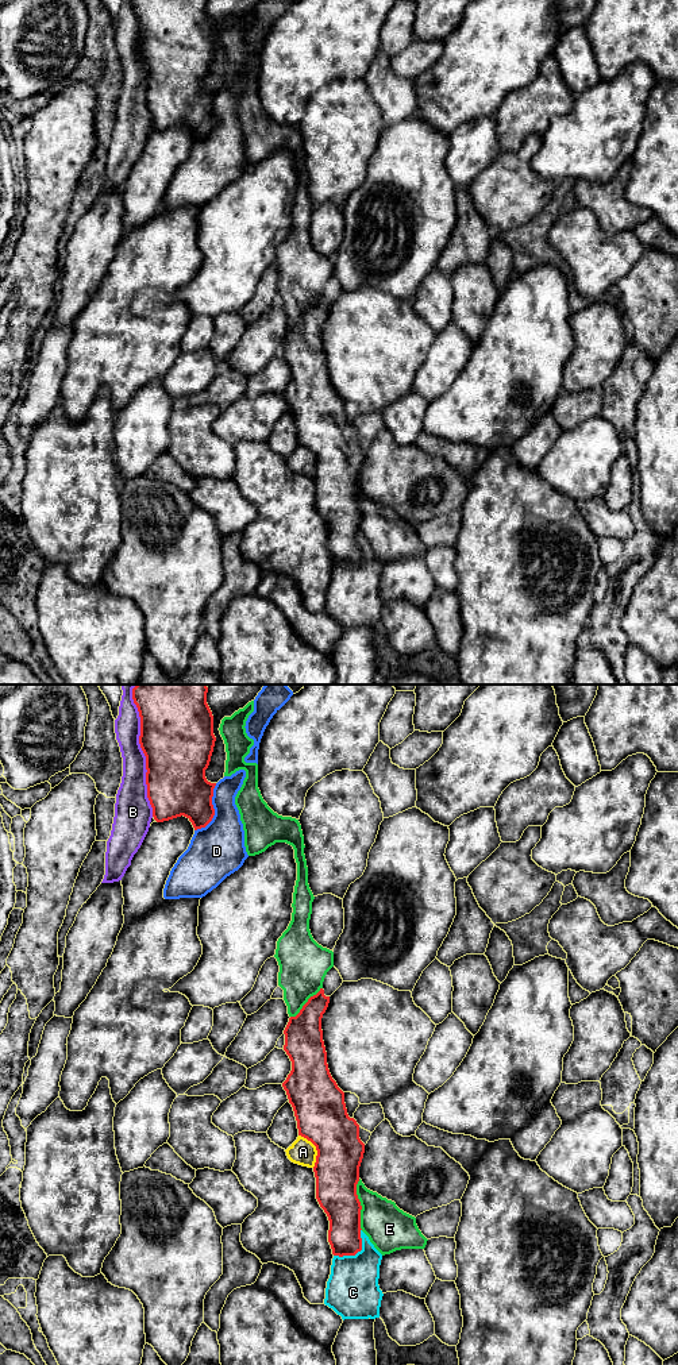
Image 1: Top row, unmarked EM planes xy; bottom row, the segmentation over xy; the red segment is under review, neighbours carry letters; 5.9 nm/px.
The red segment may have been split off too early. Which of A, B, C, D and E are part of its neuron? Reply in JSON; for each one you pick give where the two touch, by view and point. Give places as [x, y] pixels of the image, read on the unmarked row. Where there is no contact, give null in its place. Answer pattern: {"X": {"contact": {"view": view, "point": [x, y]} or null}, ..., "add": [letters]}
{"E": {"contact": {"view": "xy", "point": [359, 513]}}, "add": ["E"]}

